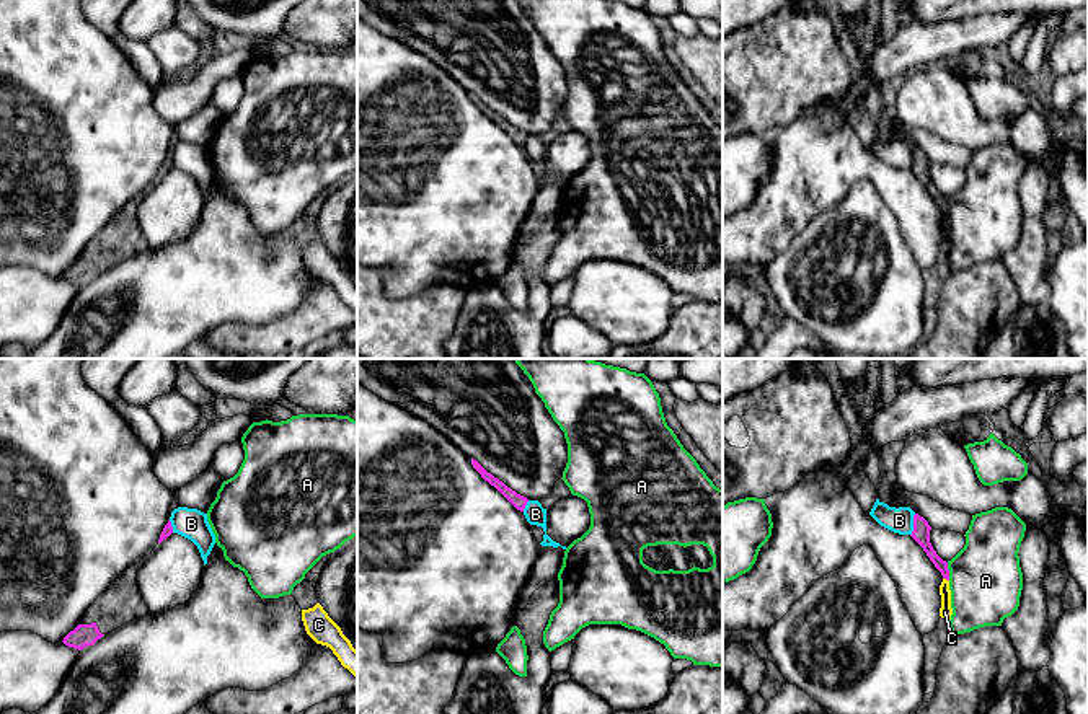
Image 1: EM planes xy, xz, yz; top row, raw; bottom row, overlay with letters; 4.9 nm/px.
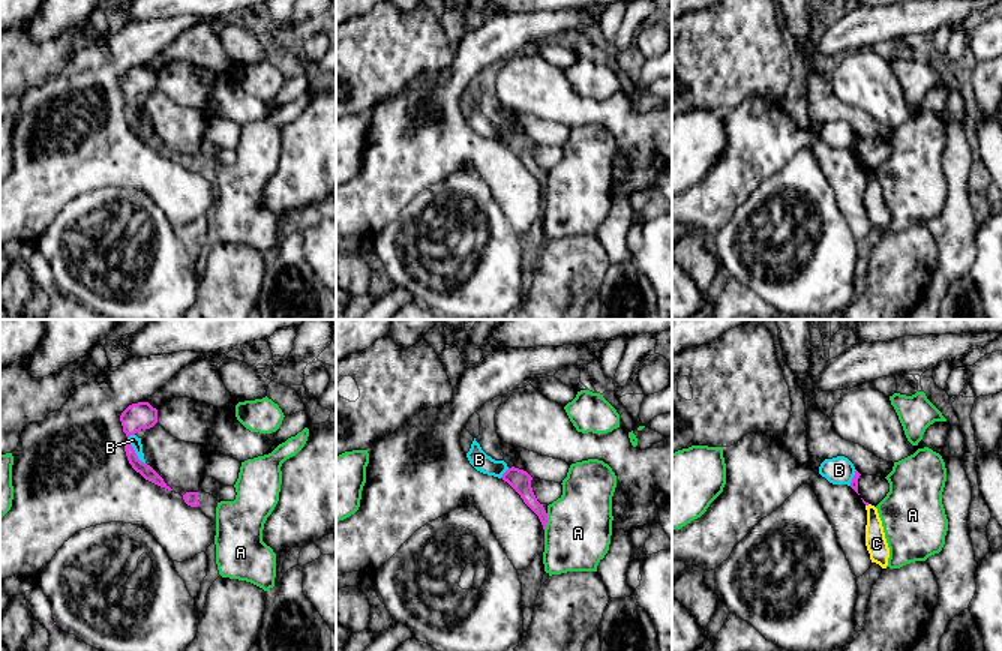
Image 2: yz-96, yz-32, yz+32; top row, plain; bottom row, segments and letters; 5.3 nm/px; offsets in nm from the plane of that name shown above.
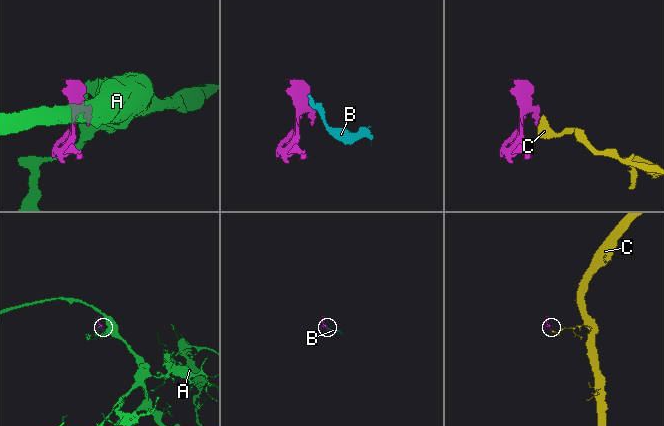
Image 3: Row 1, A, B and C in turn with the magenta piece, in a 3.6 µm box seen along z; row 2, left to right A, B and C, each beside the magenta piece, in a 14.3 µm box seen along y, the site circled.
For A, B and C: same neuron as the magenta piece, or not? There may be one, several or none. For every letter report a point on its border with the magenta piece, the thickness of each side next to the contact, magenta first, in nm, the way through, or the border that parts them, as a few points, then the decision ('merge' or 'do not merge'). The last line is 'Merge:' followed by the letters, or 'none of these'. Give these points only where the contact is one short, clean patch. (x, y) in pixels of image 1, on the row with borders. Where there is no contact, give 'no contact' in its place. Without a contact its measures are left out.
A: meets magenta in yz at (948, 571); 90 nm thick on the magenta side, 360 nm on the other; border along yz (946, 563), (950, 579); do not merge
B: meets magenta in yz at (914, 525); 90 nm thick on the magenta side, 130 nm on the other; runs through yz (920, 533), (914, 525), (899, 520); merge
C: meets magenta in yz at (946, 579); 80 nm thick on the magenta side, 60 nm on the other; border along yz (943, 577), (948, 581); do not merge
Merge: B

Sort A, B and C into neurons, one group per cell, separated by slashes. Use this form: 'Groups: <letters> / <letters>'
Groups: A / B / C

